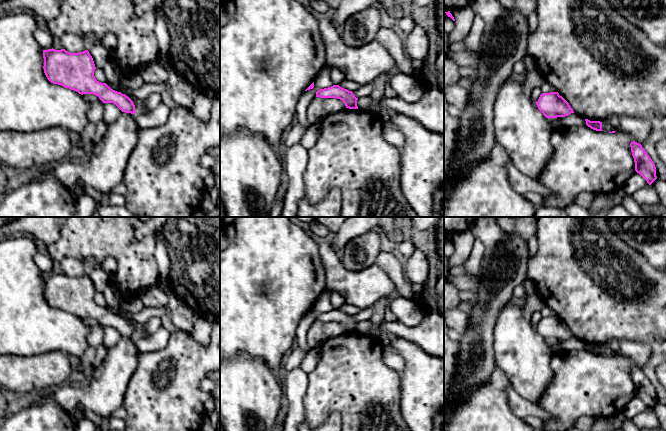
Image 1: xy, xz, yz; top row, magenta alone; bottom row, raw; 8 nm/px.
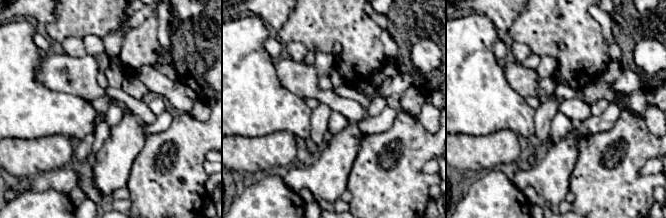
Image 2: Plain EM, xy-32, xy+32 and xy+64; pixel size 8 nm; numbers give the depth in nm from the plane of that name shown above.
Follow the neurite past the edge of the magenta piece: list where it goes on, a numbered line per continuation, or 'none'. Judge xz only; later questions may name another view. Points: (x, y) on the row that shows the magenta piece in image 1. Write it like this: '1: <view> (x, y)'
none

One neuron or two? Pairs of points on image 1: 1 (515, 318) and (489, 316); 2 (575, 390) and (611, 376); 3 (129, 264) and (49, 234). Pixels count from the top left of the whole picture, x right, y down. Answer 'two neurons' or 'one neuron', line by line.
1: two neurons
2: one neuron
3: two neurons

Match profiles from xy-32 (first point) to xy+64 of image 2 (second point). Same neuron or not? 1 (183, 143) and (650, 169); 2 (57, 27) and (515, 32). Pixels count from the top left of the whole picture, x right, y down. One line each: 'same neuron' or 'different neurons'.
1: different neurons
2: same neuron

